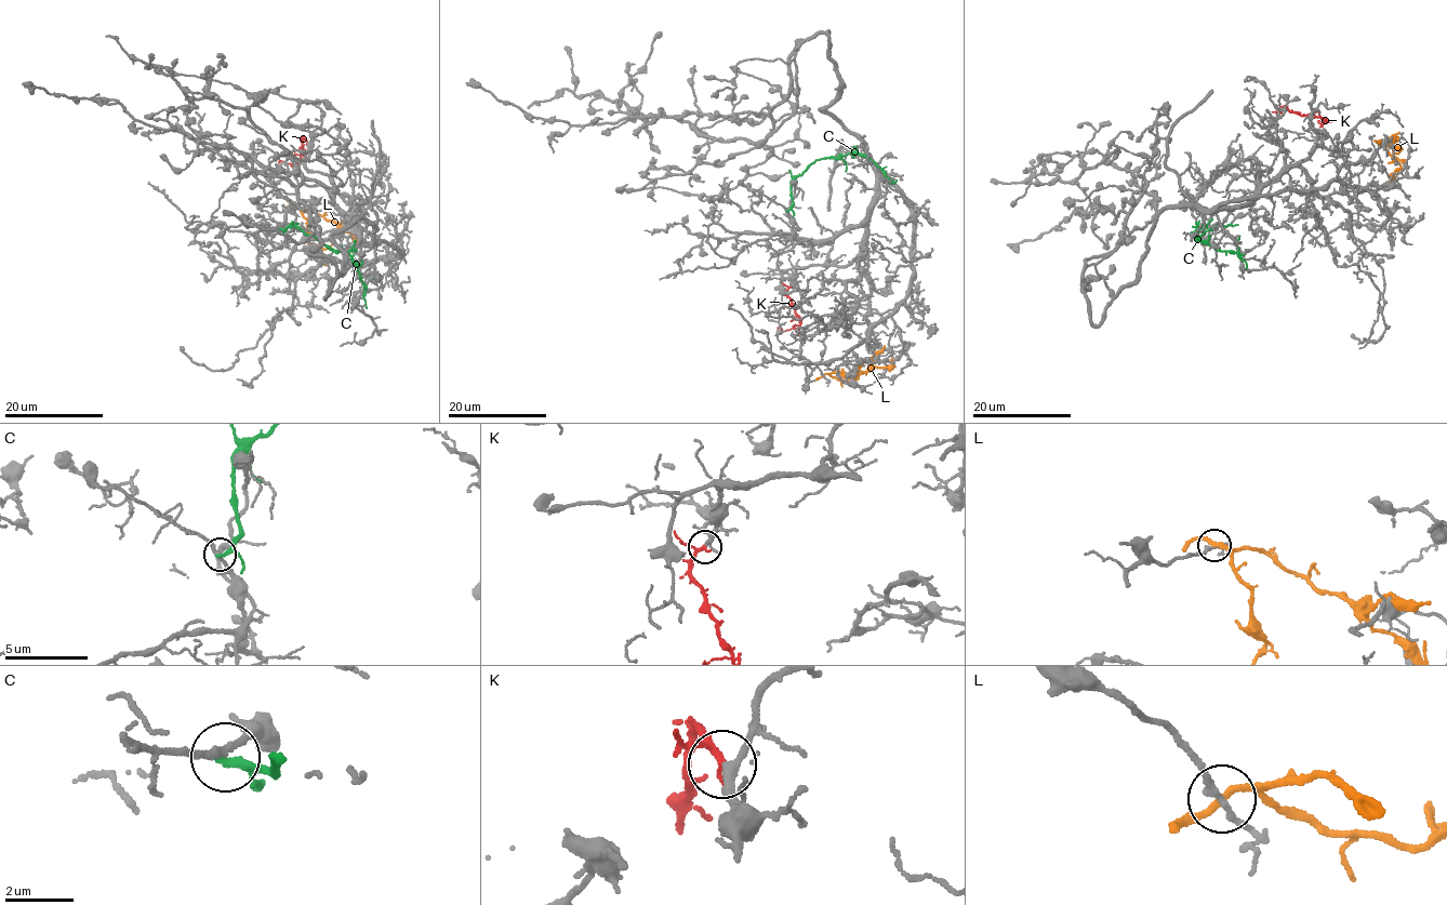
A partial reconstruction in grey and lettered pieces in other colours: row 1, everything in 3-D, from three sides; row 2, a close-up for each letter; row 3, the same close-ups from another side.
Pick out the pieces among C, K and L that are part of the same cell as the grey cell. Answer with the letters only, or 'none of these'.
K

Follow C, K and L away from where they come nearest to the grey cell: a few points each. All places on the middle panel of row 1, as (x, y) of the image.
C: (786, 210), (793, 203), (791, 182), (817, 160), (857, 151), (873, 161), (887, 180), (897, 180)
K: (791, 287), (787, 295), (800, 323), (781, 330), (778, 328)
L: (823, 375), (850, 382), (873, 367), (891, 366), (893, 359), (890, 359)

